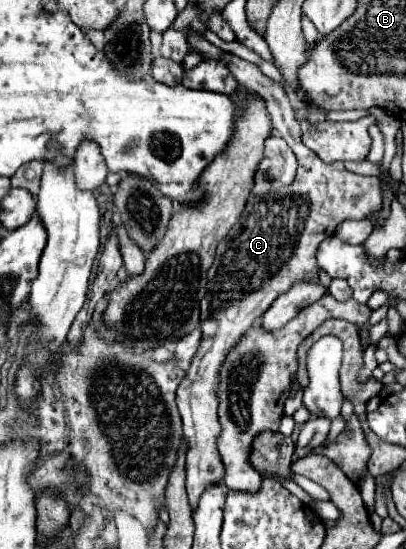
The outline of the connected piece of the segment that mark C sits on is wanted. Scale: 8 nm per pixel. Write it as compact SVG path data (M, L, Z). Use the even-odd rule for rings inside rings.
M193 36L193 48L201 50L209 58L223 58L233 70L237 82L257 92L267 102L267 112L271 116L273 128L281 134L281 138L289 144L299 160L297 176L291 186L283 186L279 190L271 190L267 194L257 194L247 200L247 206L241 214L241 220L229 230L229 234L217 246L217 256L213 266L207 272L207 292L201 300L201 346L199 354L195 354L185 380L177 390L177 406L183 418L183 434L187 442L185 456L185 480L187 480L187 496L191 508L199 502L203 490L223 478L223 464L219 458L219 450L215 446L219 436L219 420L217 420L217 378L219 366L227 356L227 350L239 342L243 330L255 324L271 302L283 294L291 282L319 280L317 266L317 248L319 244L335 234L337 224L343 220L363 220L381 210L381 180L369 176L357 176L345 170L343 162L325 164L317 154L307 150L301 142L301 126L295 122L293 108L289 104L289 96L279 86L279 82L267 78L259 66L241 60L235 54L223 52L217 46L209 44L201 36Z

